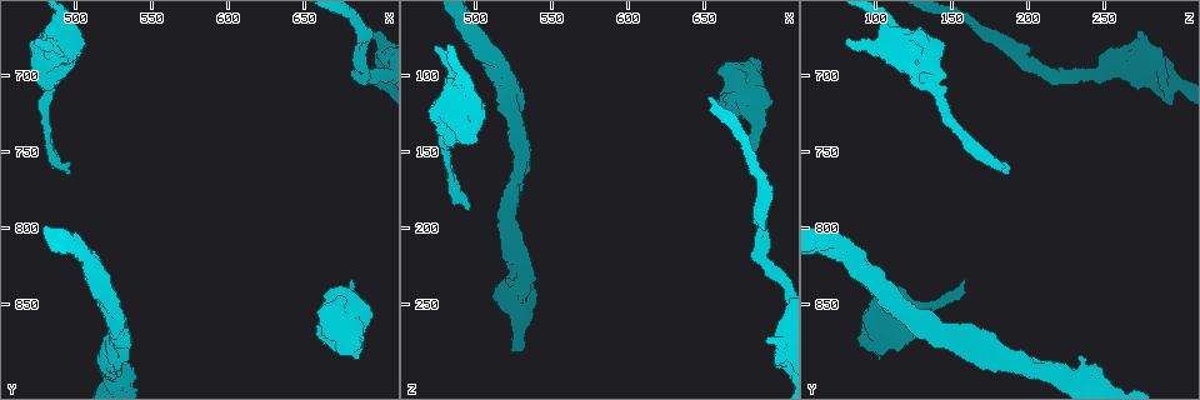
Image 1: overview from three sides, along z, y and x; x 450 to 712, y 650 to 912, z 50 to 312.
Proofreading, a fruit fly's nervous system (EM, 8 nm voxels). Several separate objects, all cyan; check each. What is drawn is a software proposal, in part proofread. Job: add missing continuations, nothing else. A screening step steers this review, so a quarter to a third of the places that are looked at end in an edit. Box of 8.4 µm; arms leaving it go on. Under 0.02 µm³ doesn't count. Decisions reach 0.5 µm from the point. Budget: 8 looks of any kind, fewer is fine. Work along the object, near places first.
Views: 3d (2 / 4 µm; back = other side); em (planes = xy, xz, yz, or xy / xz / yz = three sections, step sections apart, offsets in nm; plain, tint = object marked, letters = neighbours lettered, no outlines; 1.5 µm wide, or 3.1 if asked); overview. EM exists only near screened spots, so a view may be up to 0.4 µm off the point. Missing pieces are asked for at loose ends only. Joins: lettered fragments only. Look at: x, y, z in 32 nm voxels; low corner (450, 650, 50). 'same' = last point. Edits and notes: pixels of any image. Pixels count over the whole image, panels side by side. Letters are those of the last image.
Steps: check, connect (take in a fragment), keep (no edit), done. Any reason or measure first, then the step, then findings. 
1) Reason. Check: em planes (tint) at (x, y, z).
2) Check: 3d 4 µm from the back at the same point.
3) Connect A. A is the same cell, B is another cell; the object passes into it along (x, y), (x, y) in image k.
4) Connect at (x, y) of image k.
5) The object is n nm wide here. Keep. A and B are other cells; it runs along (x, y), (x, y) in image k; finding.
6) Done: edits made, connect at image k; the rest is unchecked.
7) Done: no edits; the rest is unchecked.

Free end. Check: 3d 4 µm at (680, 836, 160).

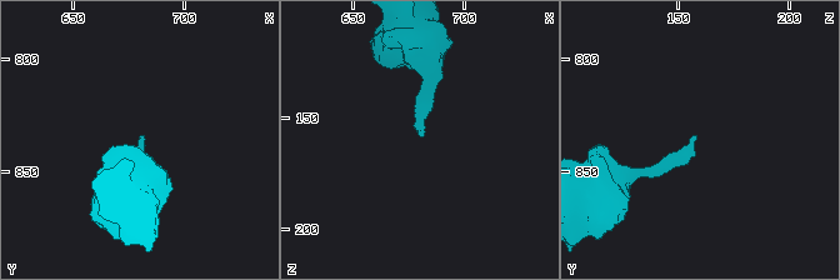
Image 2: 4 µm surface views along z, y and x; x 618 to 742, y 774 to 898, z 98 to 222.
Check: em planes (letters) at (683, 834, 158).

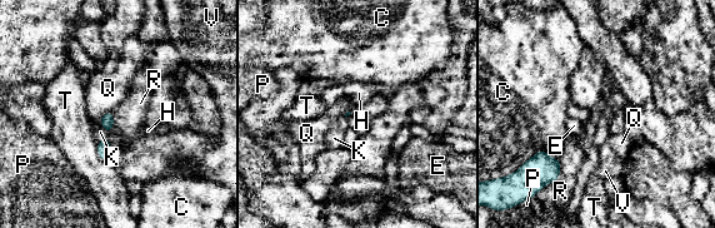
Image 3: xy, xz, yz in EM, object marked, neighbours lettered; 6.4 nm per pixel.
Connect K. K is the same cell, C, E, H, P, Q, R, T and V are other cells; the neuron continues.

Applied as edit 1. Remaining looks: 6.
Free end. Check: em yz step 4 (letters) at (688, 876, 88).

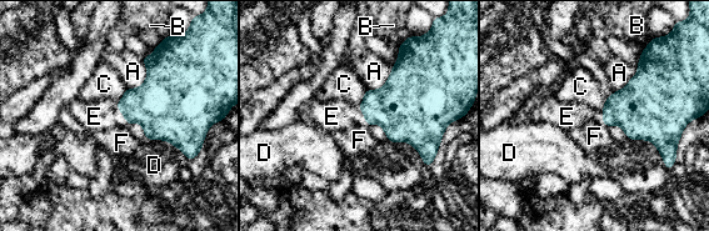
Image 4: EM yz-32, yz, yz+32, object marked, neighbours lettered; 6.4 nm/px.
Check: em xz step 8 (letters) at the same point.

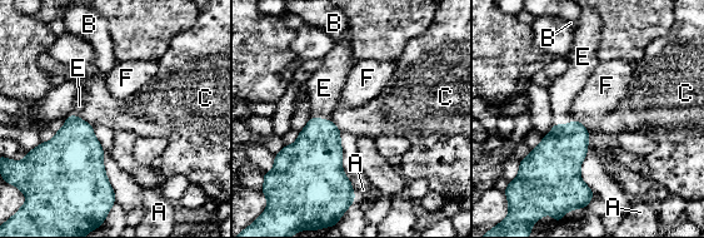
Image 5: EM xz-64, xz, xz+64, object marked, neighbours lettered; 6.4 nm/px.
The longest contact is with A, 340 nm. Connect E. E is the same cell, A, B, C and F are other cells; the object passes into it along (555, 162), (565, 124), (563, 90) in image 5; the neuron continues.

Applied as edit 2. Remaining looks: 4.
Check: overview.

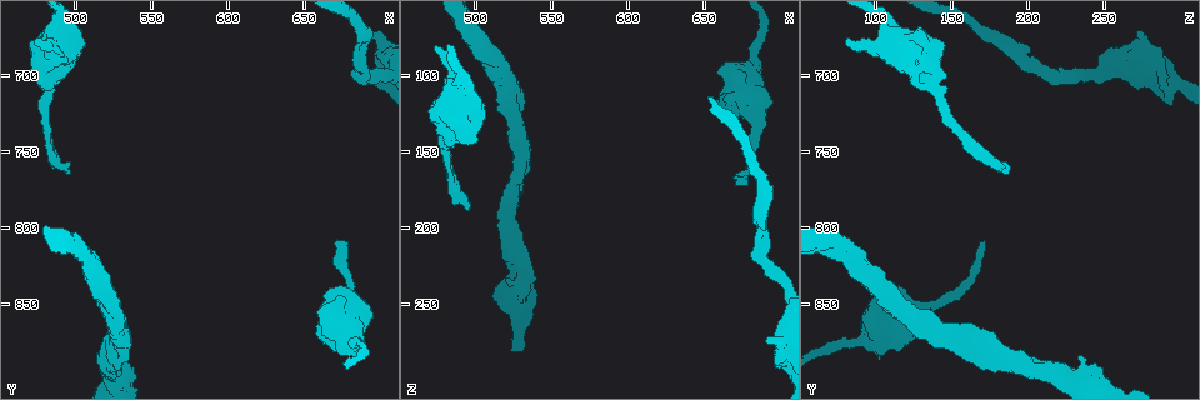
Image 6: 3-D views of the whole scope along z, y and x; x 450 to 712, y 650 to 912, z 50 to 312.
An open end. Check: em planes (letters) at (690, 670, 274).

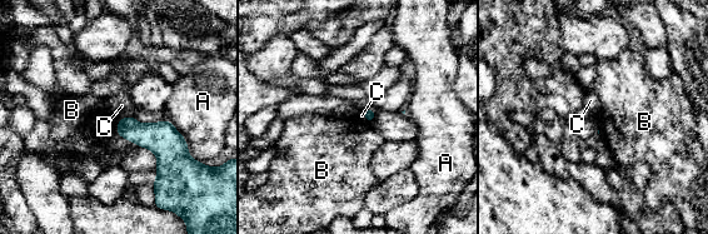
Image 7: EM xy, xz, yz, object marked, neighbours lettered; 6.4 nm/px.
Keep. A, B and C are other cells; no lettered fragment goes on from it.

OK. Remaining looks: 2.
Done: edits made, connect at image 3, connect at image 5; the rest is unchecked.

